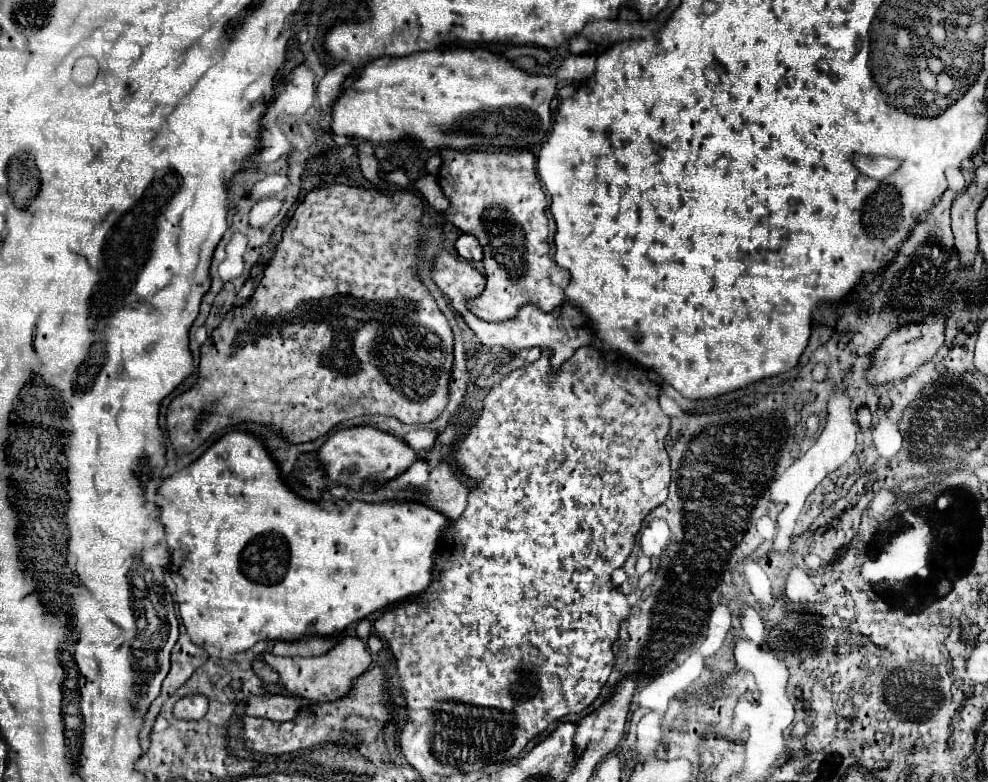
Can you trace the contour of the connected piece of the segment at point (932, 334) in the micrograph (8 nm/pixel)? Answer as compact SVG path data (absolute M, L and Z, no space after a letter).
M942 315L926 317L926 321L918 323L918 325L900 327L898 331L890 333L890 337L882 343L882 347L878 347L874 351L872 367L868 371L868 379L874 381L874 383L886 383L886 381L894 381L894 379L903 379L924 361L932 359L934 353L940 349L942 341L944 341L944 317Z

